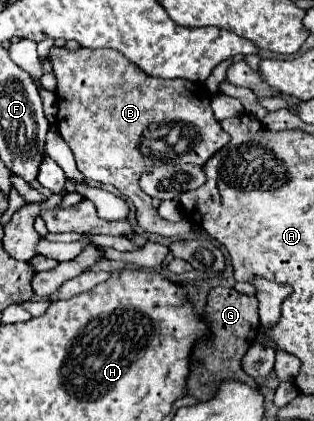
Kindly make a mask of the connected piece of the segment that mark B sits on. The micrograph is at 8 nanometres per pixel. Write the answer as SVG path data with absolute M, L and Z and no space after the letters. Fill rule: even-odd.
M53 46L49 56L57 76L57 128L69 144L85 180L111 184L127 196L135 204L137 222L145 232L169 238L181 238L193 232L191 224L171 224L161 220L152 206L151 197L143 194L137 182L147 166L203 166L229 142L229 134L211 112L207 88L185 80L149 78L117 50L81 48L69 52Z

